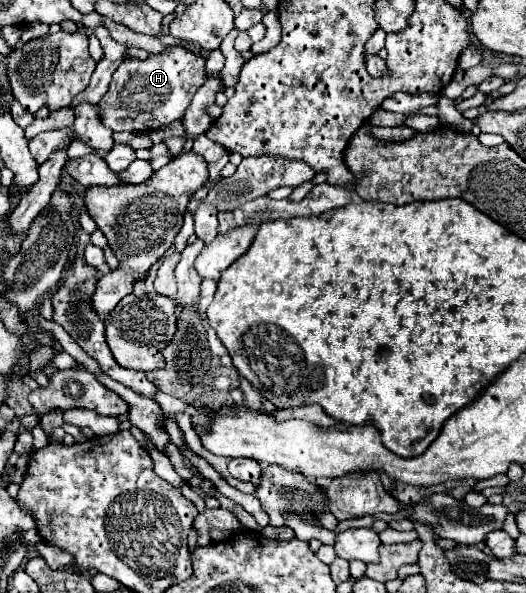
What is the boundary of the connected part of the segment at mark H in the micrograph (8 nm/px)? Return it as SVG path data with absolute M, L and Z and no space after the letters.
M167 48L159 56L147 60L125 58L115 70L107 96L99 100L99 118L111 130L149 132L183 118L193 94L205 82L205 58L199 58L185 48Z

